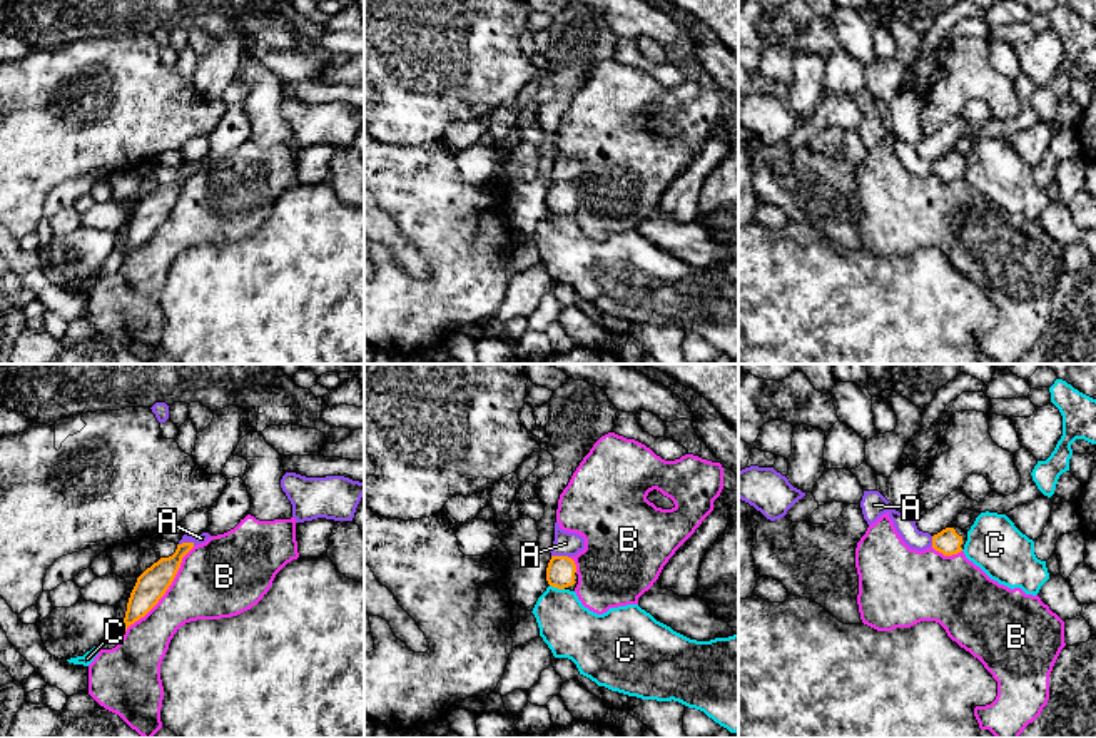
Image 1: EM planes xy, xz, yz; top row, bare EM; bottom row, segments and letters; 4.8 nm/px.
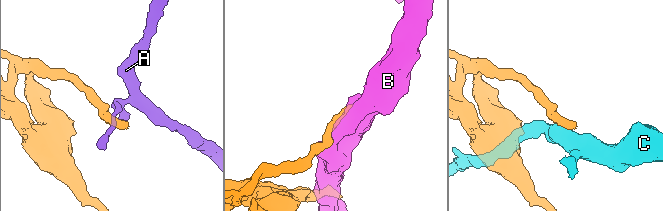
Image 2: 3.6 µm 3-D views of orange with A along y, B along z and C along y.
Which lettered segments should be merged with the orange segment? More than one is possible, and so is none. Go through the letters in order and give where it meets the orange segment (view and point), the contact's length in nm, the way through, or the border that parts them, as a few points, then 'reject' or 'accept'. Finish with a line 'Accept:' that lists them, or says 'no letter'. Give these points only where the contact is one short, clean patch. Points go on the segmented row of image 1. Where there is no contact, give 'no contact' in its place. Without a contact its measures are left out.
A: xz (562, 556) | 100 nm | along xz (552, 555), (567, 555), (570, 558) | reject
B: xy (166, 590) | 550 nm | reject
C: xz (557, 586) | 80 nm | along xz (550, 585), (563, 590) | reject
Accept: no letter

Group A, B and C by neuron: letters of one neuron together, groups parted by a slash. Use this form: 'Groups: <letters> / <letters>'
Groups: A / B / C

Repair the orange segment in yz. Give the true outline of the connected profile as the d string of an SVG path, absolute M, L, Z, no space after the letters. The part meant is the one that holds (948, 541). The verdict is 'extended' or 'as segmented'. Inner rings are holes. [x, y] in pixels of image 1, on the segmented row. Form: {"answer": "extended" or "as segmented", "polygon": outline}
{"answer": "extended", "polygon": "M947 526L941 533L932 536L932 548L944 556L957 554L964 549L967 533L957 526Z"}

